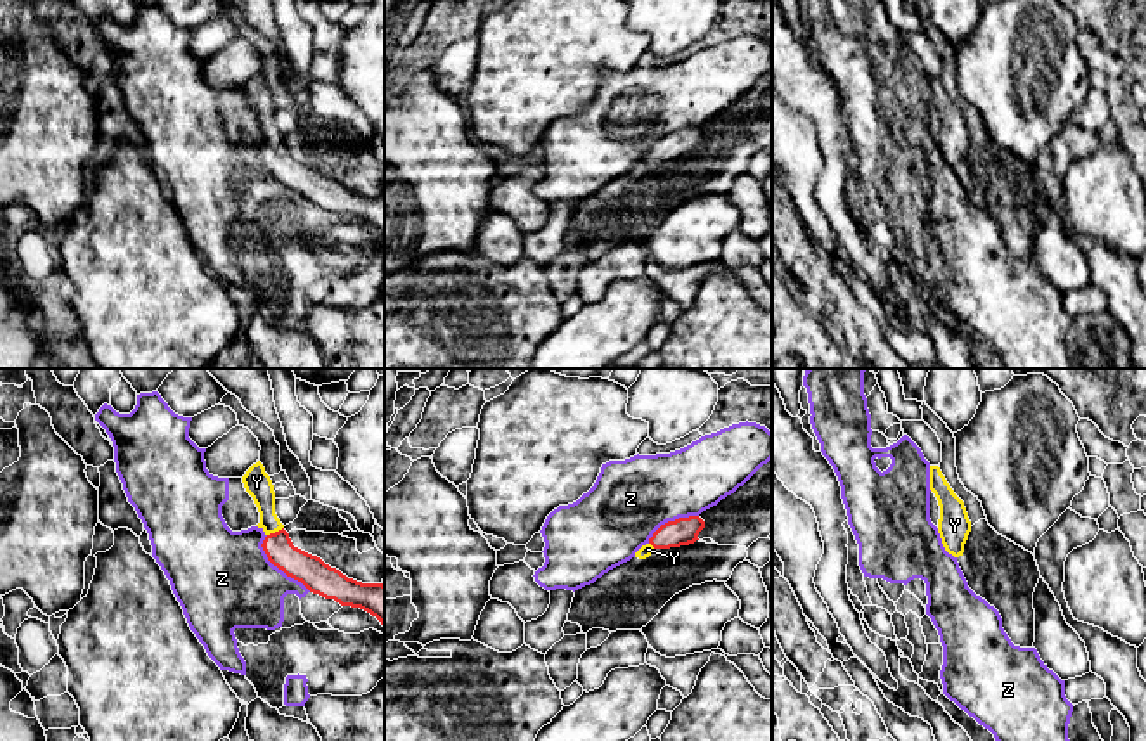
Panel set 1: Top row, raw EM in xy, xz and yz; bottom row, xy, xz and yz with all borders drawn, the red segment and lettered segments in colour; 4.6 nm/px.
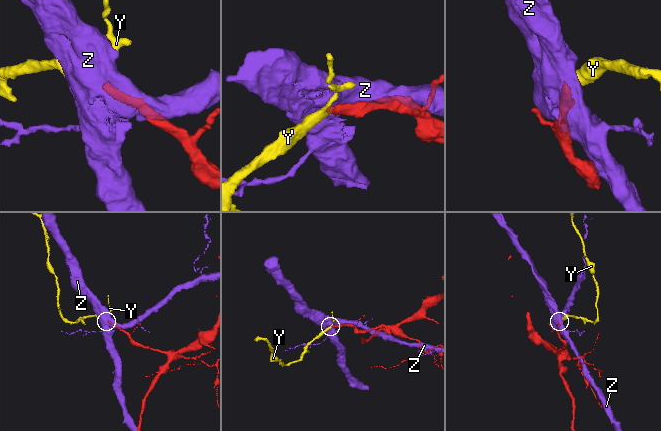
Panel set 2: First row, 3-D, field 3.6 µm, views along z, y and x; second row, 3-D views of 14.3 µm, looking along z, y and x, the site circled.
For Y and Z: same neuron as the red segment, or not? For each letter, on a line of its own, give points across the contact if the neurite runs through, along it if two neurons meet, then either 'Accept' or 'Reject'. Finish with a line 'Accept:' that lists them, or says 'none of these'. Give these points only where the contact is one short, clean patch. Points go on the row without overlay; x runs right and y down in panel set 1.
Y: Path across: xy (312, 184), (277, 153), (276, 144), (257, 94). Accept
Z: Reject
Accept: Y

